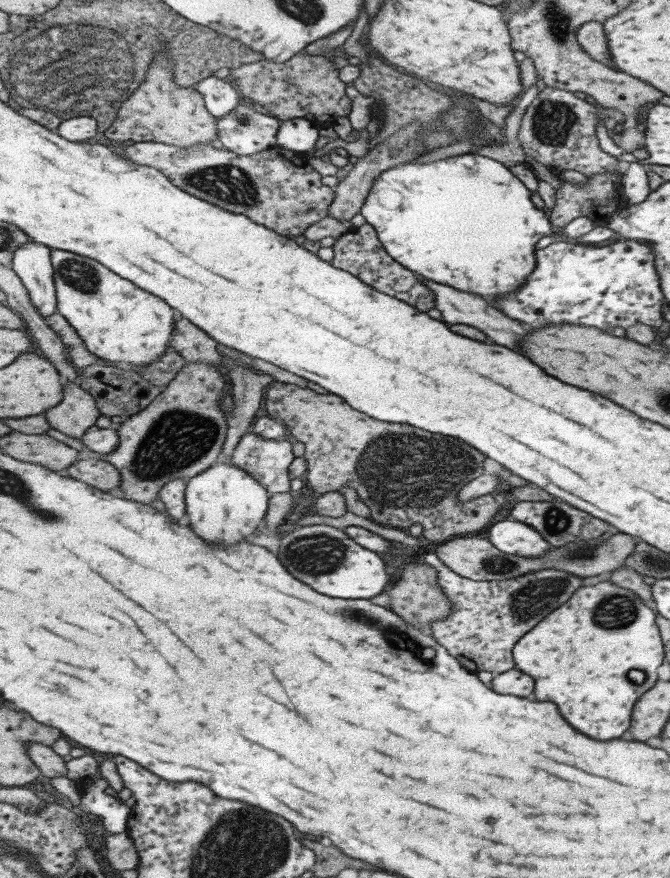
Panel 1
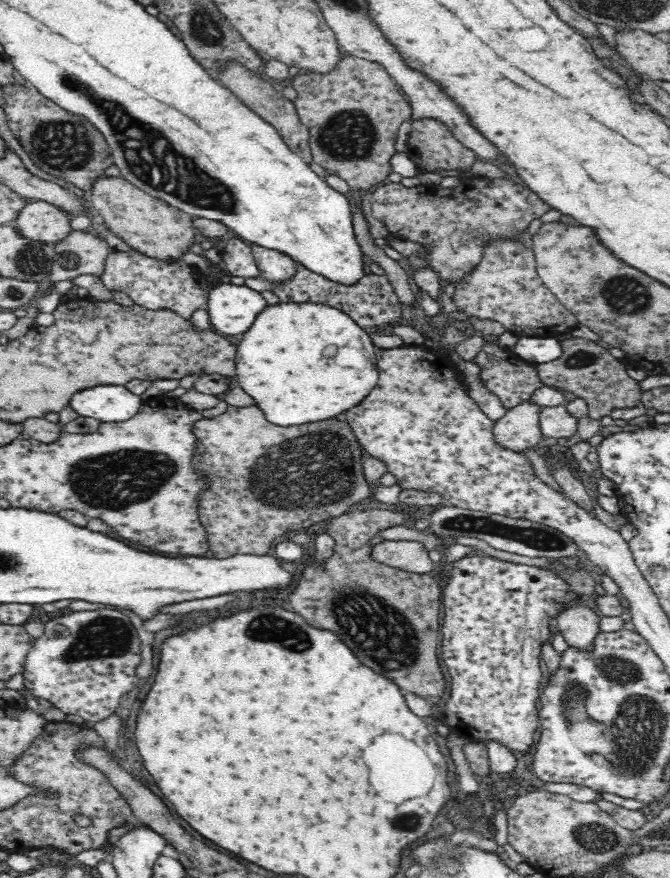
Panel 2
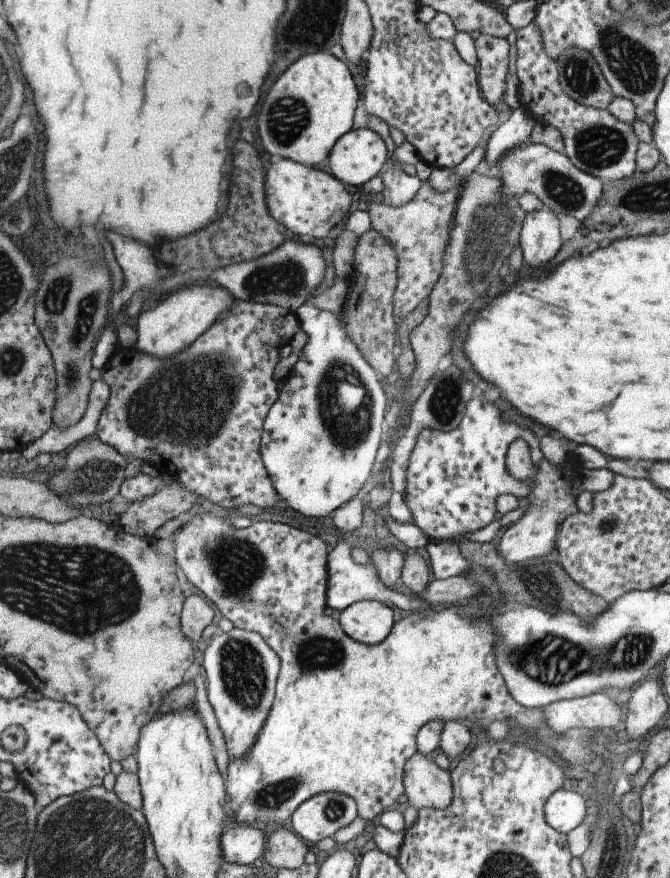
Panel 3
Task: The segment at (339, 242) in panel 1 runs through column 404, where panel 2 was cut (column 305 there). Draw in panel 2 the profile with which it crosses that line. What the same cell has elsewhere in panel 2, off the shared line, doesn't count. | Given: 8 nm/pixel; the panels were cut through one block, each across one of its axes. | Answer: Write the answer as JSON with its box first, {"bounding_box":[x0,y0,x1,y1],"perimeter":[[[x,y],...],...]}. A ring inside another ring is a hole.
{"bounding_box":[220,238,402,330],"perimeter":[[[230,238],[226,242],[226,246],[220,250],[220,254],[222,254],[222,270],[226,270],[230,276],[246,278],[246,282],[262,280],[266,284],[266,288],[272,290],[272,294],[276,294],[276,298],[280,302],[306,302],[306,300],[312,300],[312,302],[320,302],[320,304],[340,308],[344,312],[348,312],[358,322],[358,326],[362,326],[362,330],[376,330],[376,328],[382,328],[382,326],[388,326],[388,324],[394,324],[394,322],[400,320],[400,314],[402,314],[400,304],[402,304],[402,300],[398,298],[398,294],[394,290],[394,284],[390,282],[388,276],[372,274],[368,266],[364,268],[362,276],[358,280],[350,282],[350,284],[340,282],[340,280],[332,280],[332,278],[328,278],[324,274],[318,274],[312,268],[308,268],[306,264],[302,264],[302,262],[298,262],[298,266],[294,268],[294,274],[288,276],[286,280],[270,280],[258,268],[258,262],[254,258],[252,246],[248,246],[246,240]]]}

